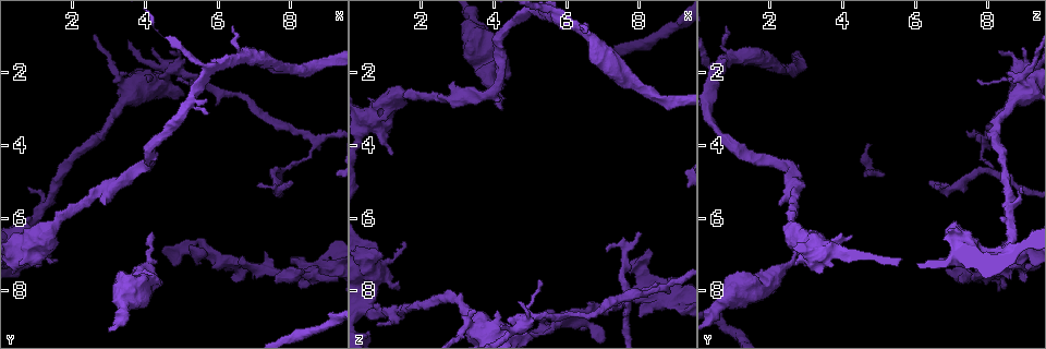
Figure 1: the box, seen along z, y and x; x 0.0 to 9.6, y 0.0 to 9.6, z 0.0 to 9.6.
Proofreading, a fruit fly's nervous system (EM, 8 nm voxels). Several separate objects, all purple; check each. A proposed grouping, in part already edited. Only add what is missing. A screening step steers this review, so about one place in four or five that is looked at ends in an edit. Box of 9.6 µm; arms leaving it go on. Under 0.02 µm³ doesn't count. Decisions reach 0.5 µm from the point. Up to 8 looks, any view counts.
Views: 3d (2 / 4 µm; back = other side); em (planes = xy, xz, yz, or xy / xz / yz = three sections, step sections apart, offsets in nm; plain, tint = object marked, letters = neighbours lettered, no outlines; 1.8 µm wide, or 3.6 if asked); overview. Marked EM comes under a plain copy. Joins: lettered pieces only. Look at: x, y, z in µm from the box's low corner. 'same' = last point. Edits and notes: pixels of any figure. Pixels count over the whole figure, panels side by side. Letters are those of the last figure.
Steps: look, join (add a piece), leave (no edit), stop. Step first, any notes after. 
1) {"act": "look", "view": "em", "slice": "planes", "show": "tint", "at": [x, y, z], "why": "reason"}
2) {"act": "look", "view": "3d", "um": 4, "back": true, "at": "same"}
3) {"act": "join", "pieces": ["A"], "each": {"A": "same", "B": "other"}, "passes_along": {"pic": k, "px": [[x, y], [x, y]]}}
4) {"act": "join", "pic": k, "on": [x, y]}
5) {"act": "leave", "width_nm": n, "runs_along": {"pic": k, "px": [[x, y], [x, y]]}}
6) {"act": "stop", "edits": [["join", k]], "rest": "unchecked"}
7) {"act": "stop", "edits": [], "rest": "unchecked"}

{"act": "look", "view": "3d", "um": 4, "at": [4.10, 2.20, 9.00], "why": "sharp bend"}

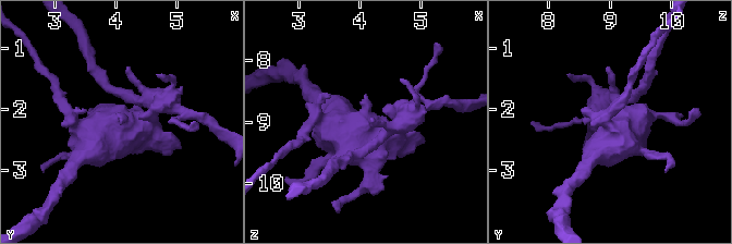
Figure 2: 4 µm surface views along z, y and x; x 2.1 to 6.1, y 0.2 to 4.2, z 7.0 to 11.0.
{"act": "look", "view": "em", "um": 3.6, "slice": "yz", "step": 8, "show": "tint", "at": [4.15, 2.20, 8.95], "why": "need the tissue"}

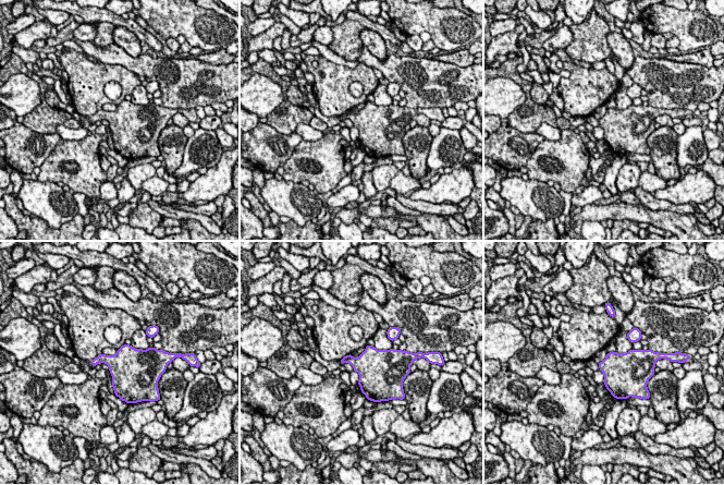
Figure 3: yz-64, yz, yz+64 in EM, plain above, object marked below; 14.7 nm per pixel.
{"act": "look", "view": "em", "um": 3.6, "slice": "yz", "step": 8, "show": "letters", "at": "same", "why": "see the neighbours"}

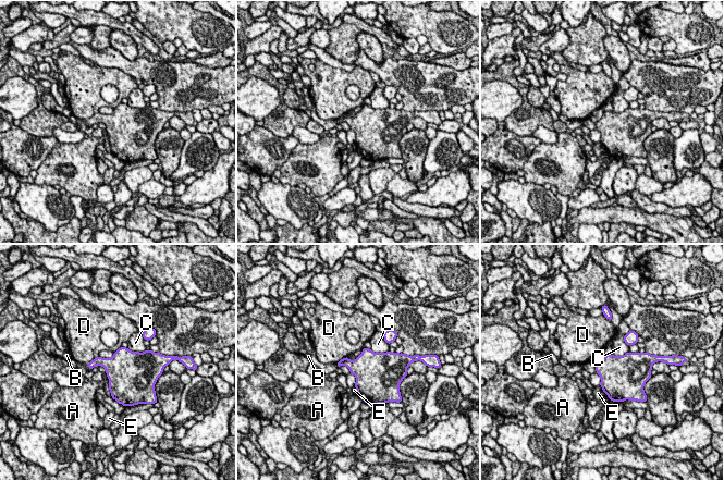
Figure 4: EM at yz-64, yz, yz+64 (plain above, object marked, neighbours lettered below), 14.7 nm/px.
{"act": "leave", "each": {"A": "other", "B": "other", "C": "other", "D": "other", "E": "other"}, "border": {"pic": 4, "px": [[126, 347], [132, 351], [145, 351]]}, "found": "none of them fits"}

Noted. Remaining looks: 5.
{"act": "look", "view": "em", "um": 3.6, "slice": "xz", "step": 4, "show": "tint", "at": [1.50, 7.20, 6.60], "why": "branch stops here"}

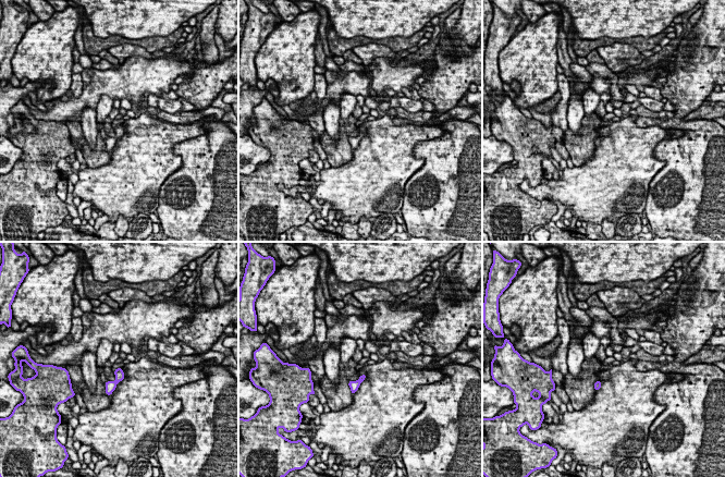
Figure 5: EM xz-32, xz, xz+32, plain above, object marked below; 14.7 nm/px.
{"act": "look", "view": "em", "um": 3.6, "slice": "planes", "show": "letters", "at": "same"}

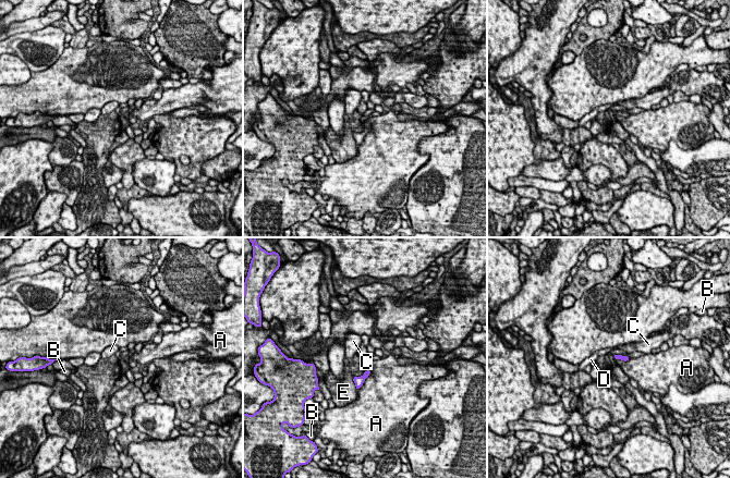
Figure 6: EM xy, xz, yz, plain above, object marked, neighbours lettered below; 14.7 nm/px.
{"act": "leave", "each": {"A": "other", "B": "other", "C": "other", "D": "other", "E": "other"}, "border": {"pic": 6, "px": [[369, 369], [369, 375], [357, 390]]}, "found": "no lettered piece goes on from it"}

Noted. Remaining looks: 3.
{"act": "look", "view": "3d", "um": 4, "at": [5.10, 6.90, 9.10], "why": "calibre changes"}

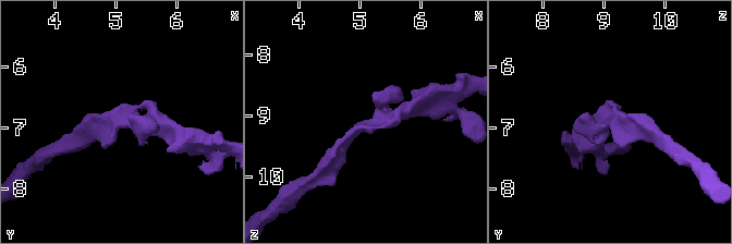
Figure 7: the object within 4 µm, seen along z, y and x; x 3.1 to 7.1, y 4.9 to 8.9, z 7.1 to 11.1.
{"act": "look", "view": "em", "slice": "xz", "step": 16, "show": "tint", "at": [5.05, 6.85, 9.10]}

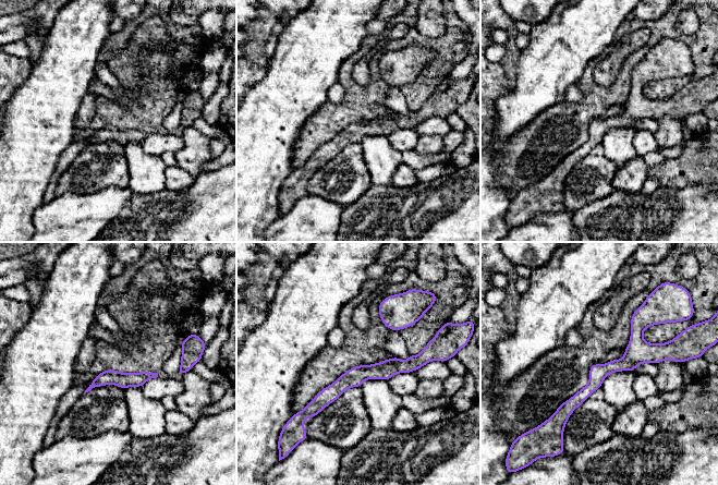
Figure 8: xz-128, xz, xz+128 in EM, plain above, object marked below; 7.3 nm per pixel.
{"act": "look", "view": "em", "slice": "planes", "show": "letters", "at": "same", "why": "another direction"}

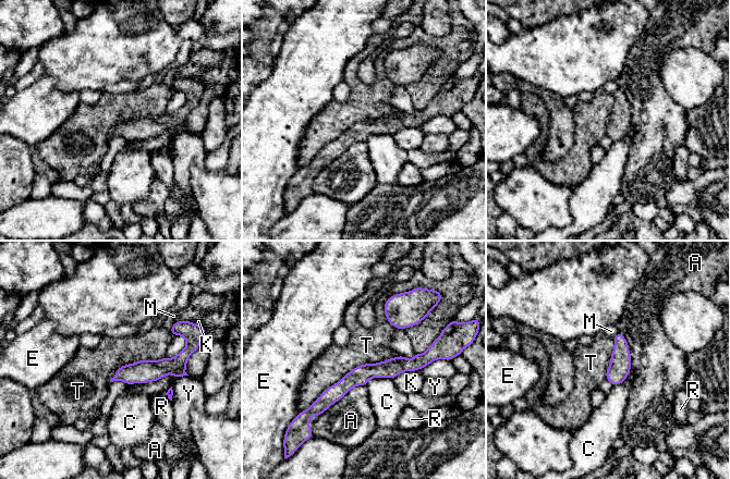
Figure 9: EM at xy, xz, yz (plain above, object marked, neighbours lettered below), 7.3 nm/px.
{"act": "leave", "width_nm": 140, "each": {"A": "other", "C": "other", "E": "other", "K": "other", "M": "other", "R": "other", "T": "other", "Y": "other"}, "runs_along": {"pic": 9, "px": [[428, 352], [354, 377], [315, 405]]}, "found": "none of them fits"}

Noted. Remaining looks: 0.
{"act": "stop", "edits": [], "rest": "unchecked"}

